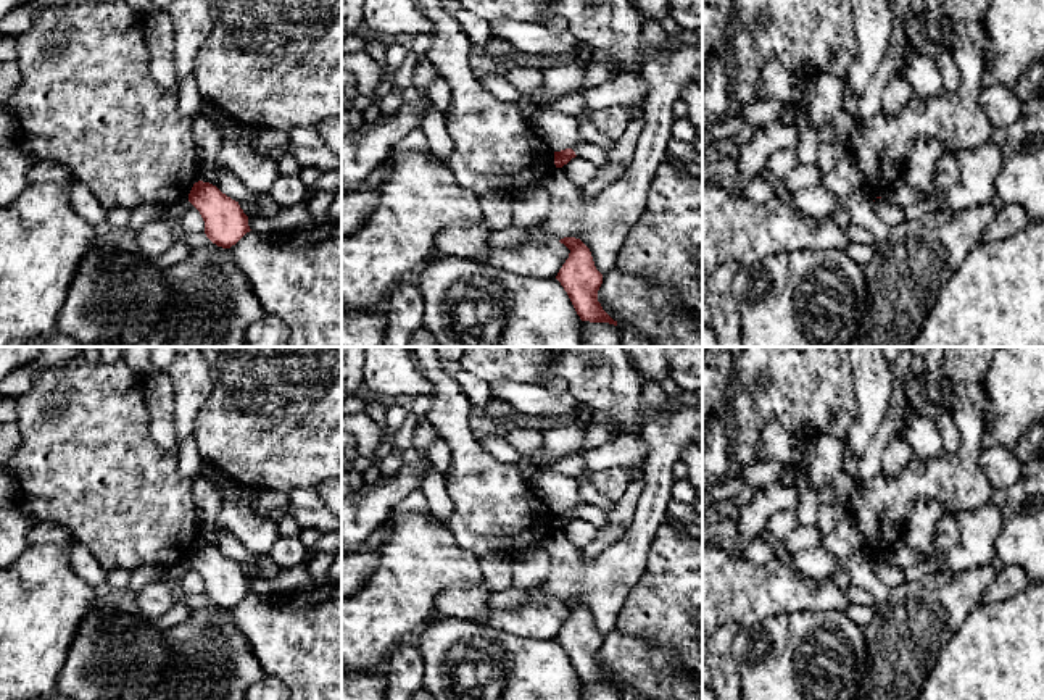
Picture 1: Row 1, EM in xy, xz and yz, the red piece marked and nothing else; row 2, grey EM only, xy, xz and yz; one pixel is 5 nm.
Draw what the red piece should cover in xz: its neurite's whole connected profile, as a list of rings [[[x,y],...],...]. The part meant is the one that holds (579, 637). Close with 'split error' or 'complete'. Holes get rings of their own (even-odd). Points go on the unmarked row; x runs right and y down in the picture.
[[[564,598],[559,603],[564,605],[570,615],[556,640],[567,653],[580,681],[617,687],[617,682],[614,682],[598,663],[603,635],[596,631],[590,610],[575,598]]] | complete

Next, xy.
[[[195,544],[188,563],[200,573],[205,582],[205,595],[218,608],[230,610],[251,592],[248,577],[238,563],[209,544]]] | complete

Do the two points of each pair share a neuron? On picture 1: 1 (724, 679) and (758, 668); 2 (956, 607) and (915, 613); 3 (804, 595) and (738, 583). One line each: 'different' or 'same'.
1: different
2: same
3: same

